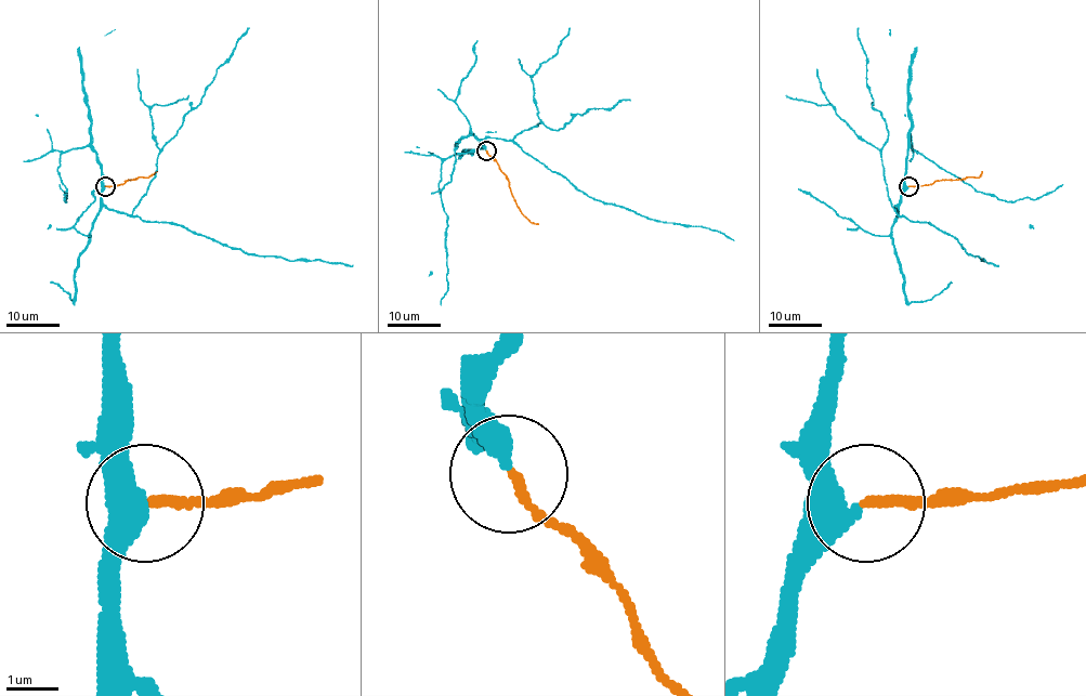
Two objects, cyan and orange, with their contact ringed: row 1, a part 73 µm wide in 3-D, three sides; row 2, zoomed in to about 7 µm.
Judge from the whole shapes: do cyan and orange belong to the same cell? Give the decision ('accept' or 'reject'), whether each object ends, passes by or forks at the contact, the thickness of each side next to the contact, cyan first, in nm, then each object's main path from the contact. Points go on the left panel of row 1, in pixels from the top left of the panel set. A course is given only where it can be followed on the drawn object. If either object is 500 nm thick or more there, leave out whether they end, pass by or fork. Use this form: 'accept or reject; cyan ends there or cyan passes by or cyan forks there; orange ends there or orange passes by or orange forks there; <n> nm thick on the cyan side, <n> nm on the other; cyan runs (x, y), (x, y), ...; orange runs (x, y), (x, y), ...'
accept; cyan passes by; orange ends there; 340 nm thick on the cyan side, 180 nm on the other; cyan runs (104, 186), (102, 200), (105, 206), (142, 220), (181, 224), (257, 255), (353, 266); orange runs (104, 186), (147, 178), (157, 171)

